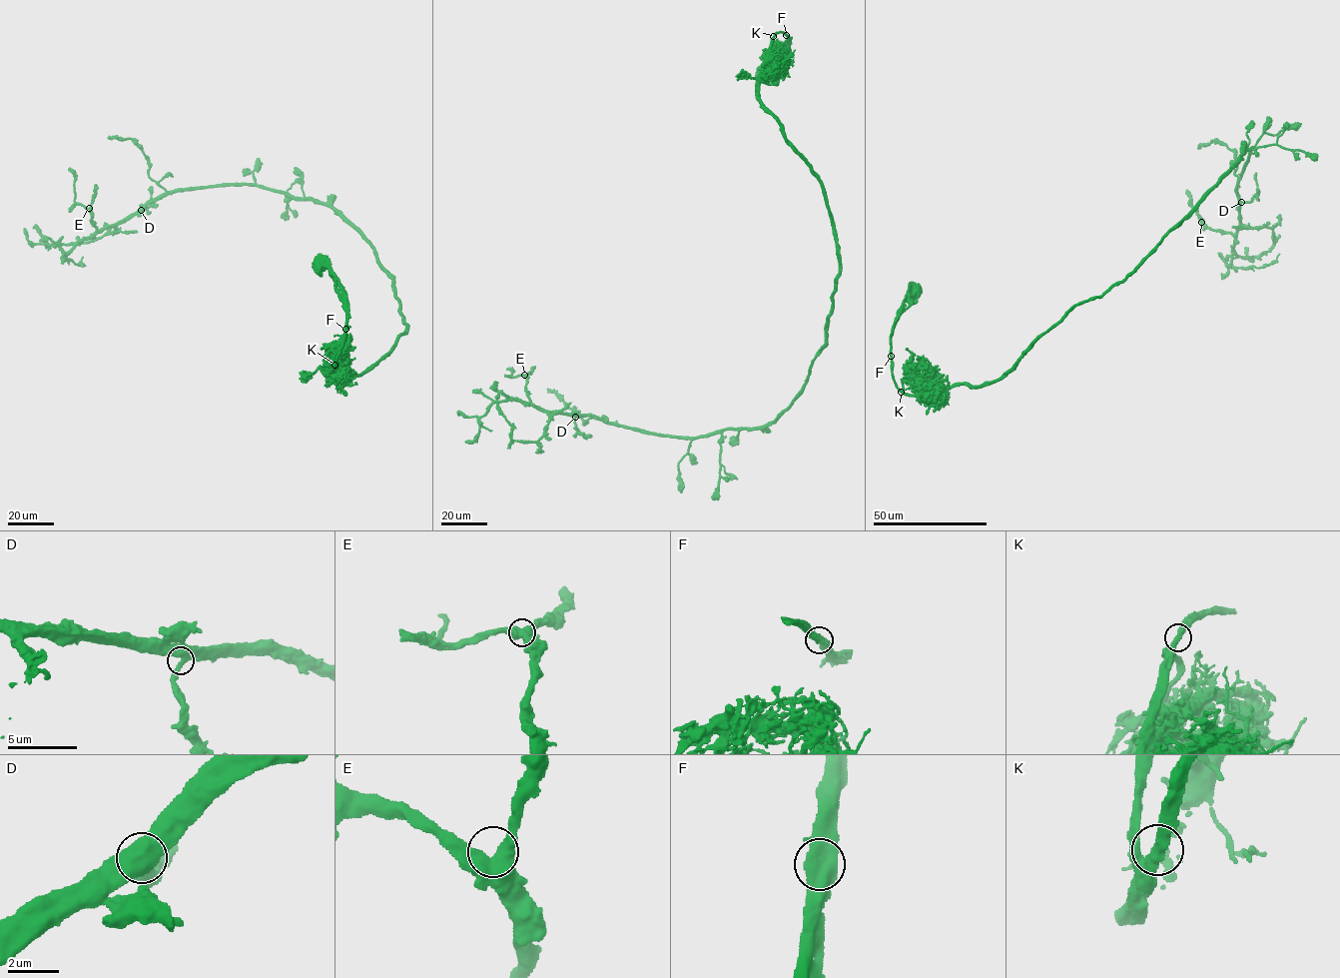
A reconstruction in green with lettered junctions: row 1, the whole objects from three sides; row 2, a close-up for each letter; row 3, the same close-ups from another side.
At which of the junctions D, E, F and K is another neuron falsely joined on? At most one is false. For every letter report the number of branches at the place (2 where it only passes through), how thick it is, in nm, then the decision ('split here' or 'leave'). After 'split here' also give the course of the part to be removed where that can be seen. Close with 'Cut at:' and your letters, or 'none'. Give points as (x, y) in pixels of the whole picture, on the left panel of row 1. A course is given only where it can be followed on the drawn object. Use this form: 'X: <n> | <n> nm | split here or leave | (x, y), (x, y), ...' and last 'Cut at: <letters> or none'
D: 2 | 550 nm | leave
E: 2 | 600 nm | leave
F: 2 | 600 nm | leave
K: 2 | 440 nm | leave
Cut at: none

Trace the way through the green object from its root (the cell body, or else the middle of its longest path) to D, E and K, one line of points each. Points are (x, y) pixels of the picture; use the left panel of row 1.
D: (322, 262), (347, 310), (323, 369), (345, 380), (407, 325), (393, 277), (332, 208), (234, 184), (141, 210)
E: (322, 262), (347, 310), (323, 369), (345, 380), (407, 325), (332, 208), (246, 184), (98, 230), (89, 208)
K: (322, 262), (341, 288), (347, 310), (343, 345), (334, 365)

